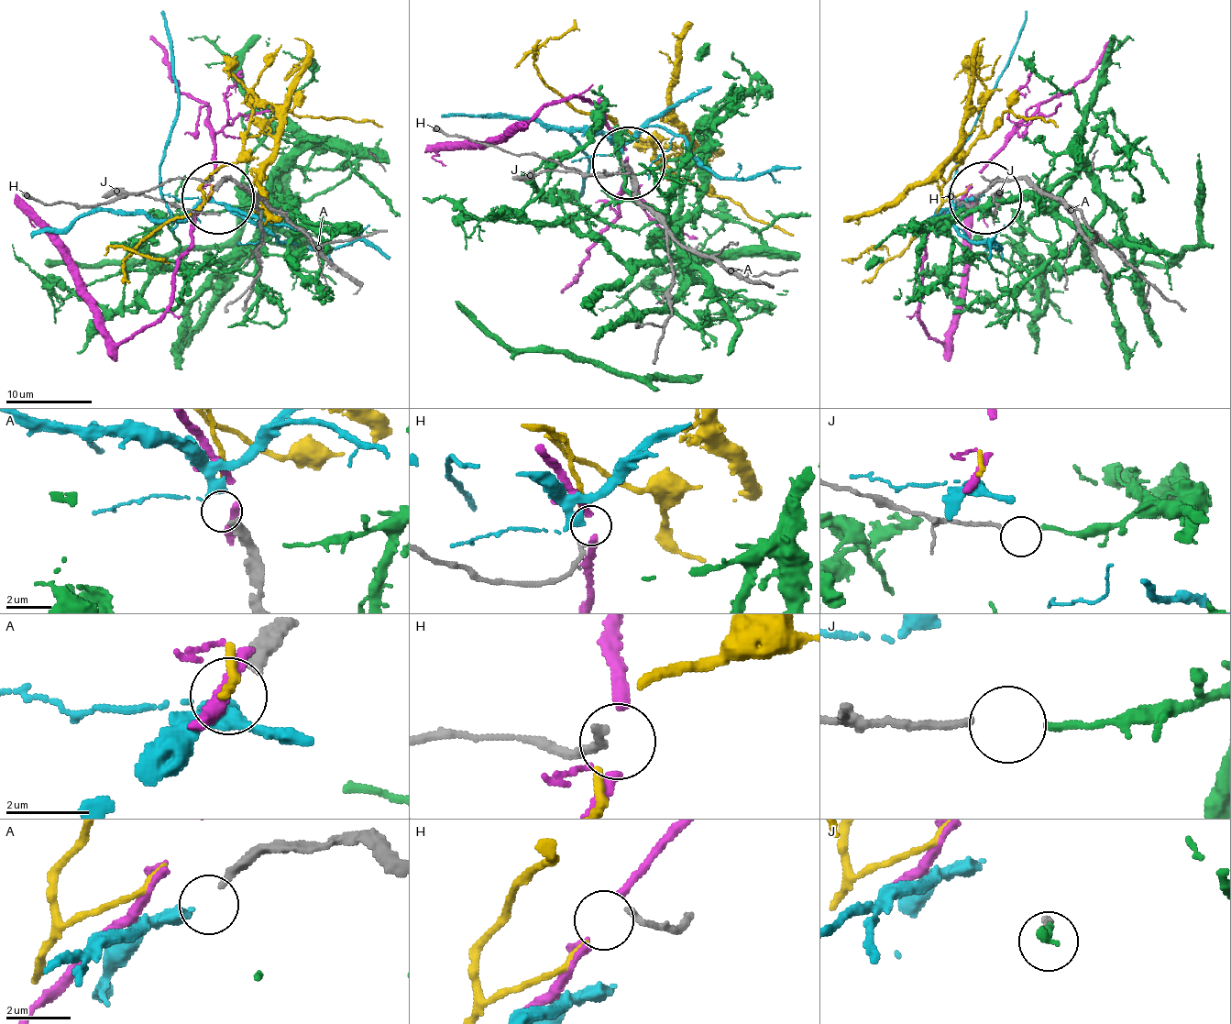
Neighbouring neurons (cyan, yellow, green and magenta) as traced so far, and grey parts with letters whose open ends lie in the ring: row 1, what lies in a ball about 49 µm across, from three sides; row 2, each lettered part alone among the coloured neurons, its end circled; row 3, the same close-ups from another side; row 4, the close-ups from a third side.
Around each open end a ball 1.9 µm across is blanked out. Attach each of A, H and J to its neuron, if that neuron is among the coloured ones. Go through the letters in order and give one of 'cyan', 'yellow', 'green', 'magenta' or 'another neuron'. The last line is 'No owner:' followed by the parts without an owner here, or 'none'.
A: cyan
H: yellow
J: green
No owner: none

